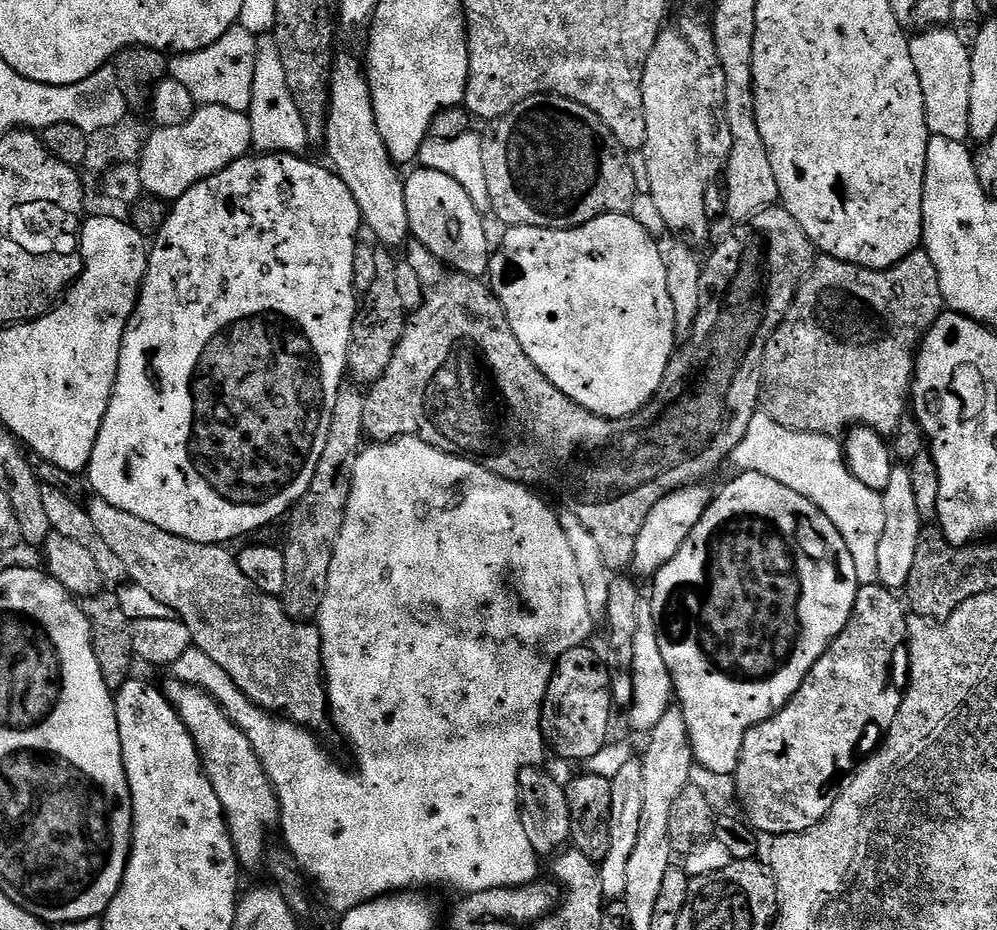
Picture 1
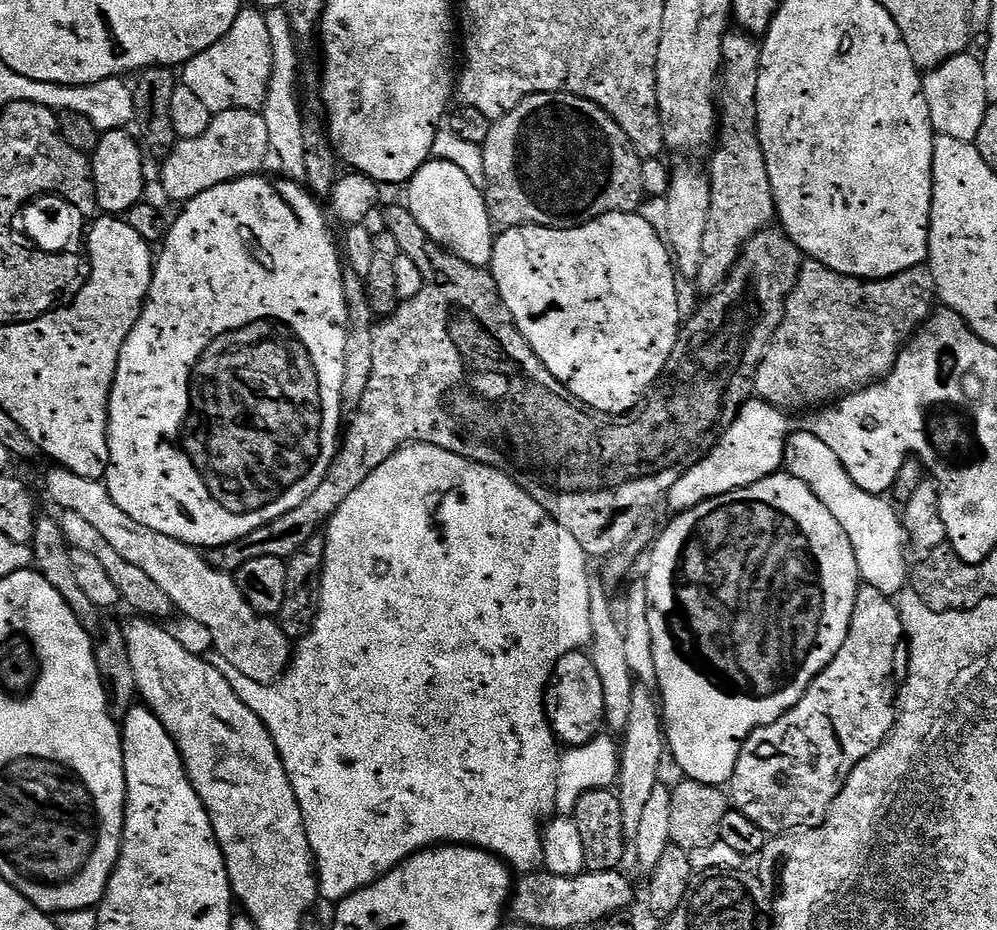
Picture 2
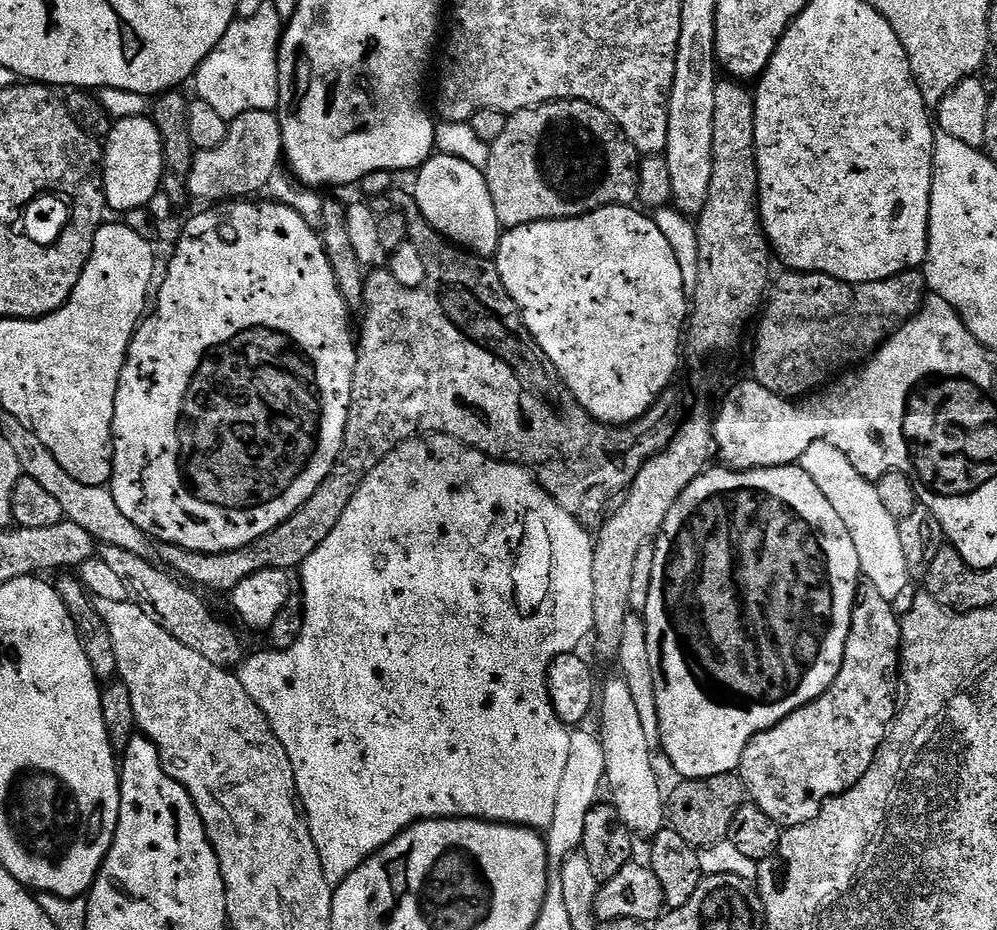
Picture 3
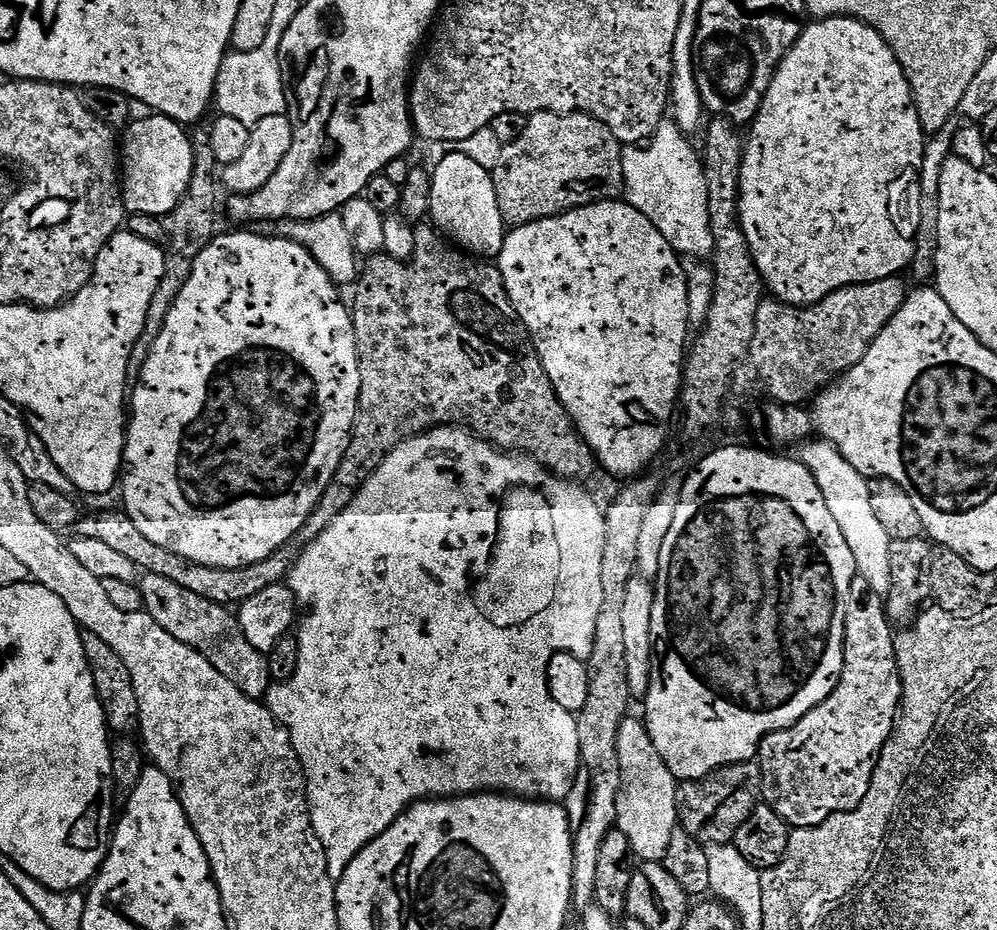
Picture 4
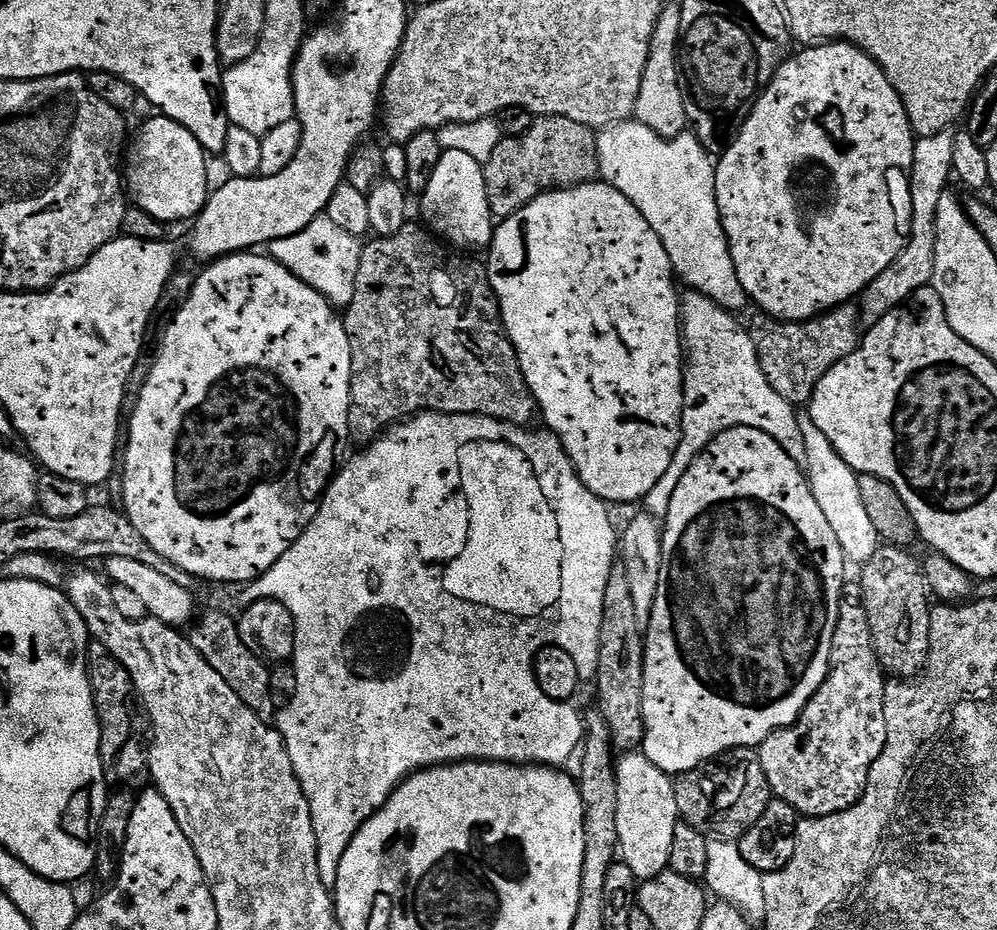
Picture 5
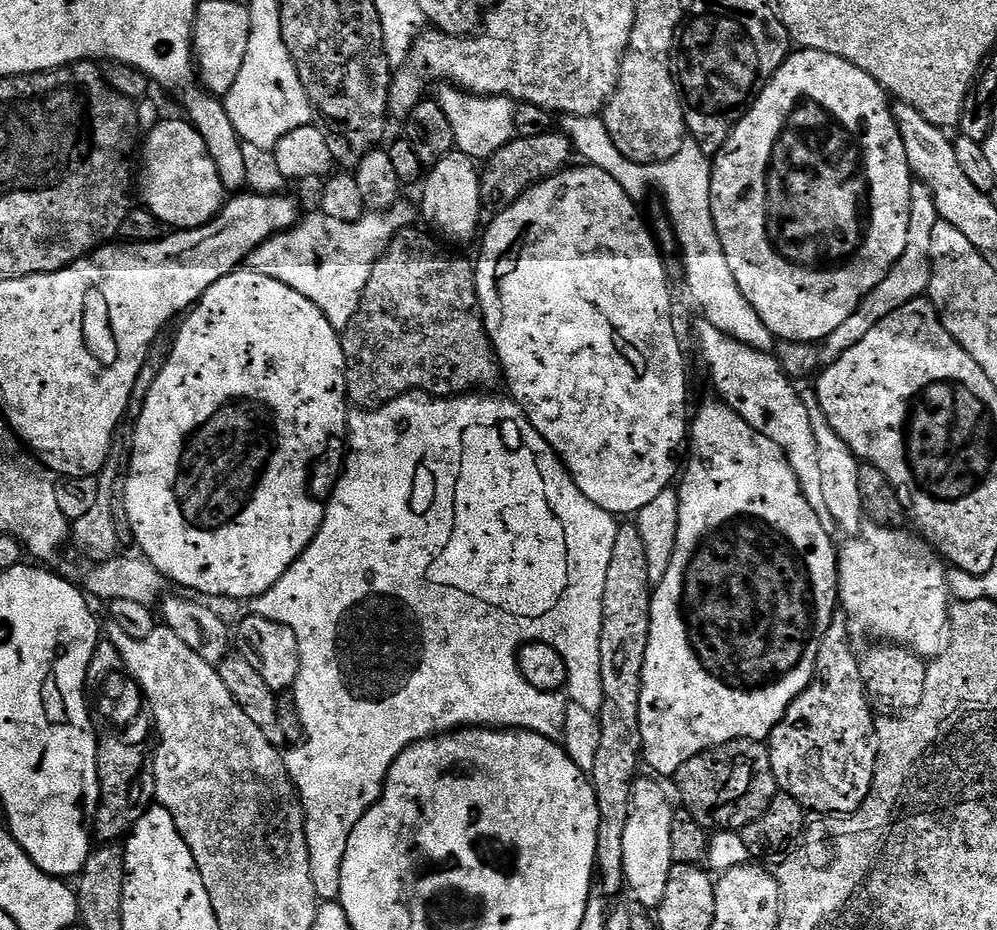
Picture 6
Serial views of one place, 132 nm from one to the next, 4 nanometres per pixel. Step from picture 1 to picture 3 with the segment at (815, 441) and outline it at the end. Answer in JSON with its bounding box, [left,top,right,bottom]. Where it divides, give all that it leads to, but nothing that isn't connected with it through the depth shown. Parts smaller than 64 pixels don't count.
[799,442,910,602]

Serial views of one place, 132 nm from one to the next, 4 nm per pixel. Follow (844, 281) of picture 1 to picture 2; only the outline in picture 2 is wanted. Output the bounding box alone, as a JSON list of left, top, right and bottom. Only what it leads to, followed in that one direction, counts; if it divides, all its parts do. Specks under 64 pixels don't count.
[755,259,937,409]

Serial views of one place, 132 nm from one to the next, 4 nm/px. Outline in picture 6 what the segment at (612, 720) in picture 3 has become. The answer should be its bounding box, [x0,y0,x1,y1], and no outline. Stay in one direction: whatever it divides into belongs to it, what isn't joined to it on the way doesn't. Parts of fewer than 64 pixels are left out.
[622,779,674,910]

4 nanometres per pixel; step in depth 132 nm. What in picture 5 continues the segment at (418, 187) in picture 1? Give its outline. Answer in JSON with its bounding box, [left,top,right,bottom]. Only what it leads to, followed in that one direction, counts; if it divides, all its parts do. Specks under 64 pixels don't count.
[419,150,494,249]

